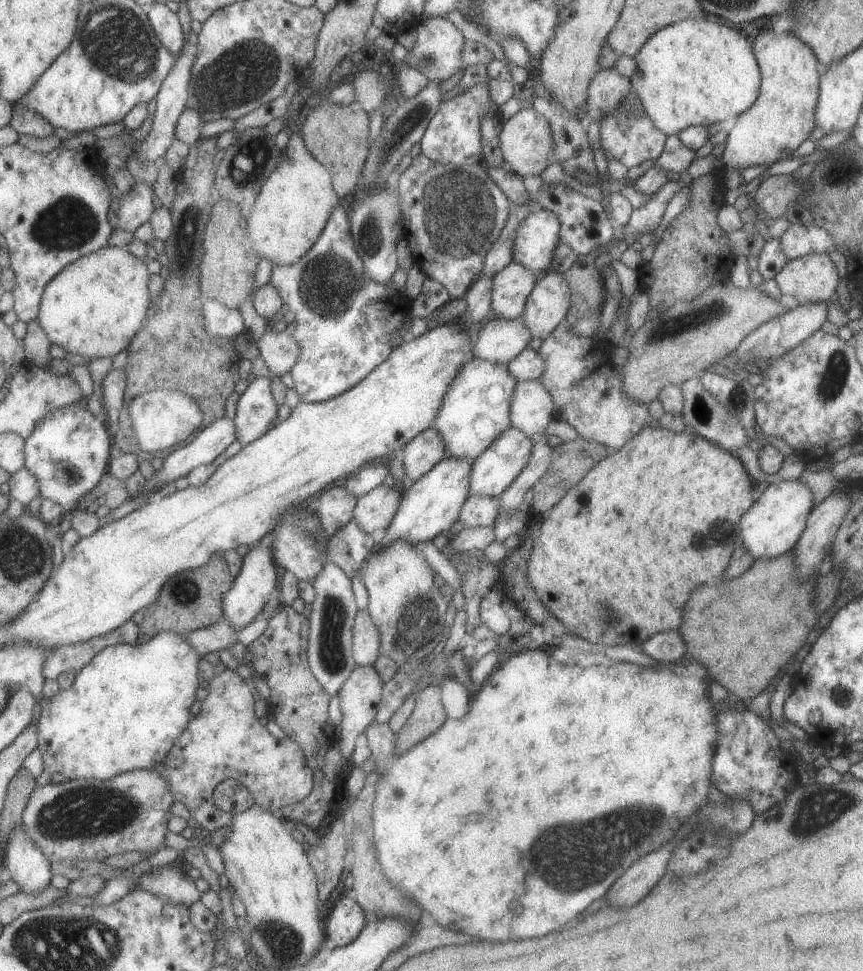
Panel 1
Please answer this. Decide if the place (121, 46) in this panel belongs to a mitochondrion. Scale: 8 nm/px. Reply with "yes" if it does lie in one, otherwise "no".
yes

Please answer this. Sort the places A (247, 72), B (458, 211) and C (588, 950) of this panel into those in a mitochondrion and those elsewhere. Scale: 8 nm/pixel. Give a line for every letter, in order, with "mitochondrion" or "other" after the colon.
A: mitochondrion
B: mitochondrion
C: other

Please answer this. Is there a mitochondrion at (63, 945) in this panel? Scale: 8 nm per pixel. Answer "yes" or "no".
yes

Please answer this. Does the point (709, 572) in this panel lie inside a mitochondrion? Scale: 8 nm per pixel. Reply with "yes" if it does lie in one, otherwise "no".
no

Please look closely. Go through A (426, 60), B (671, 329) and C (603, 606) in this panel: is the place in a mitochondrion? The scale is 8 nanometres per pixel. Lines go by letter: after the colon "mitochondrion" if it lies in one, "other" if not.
A: mitochondrion
B: mitochondrion
C: mitochondrion

